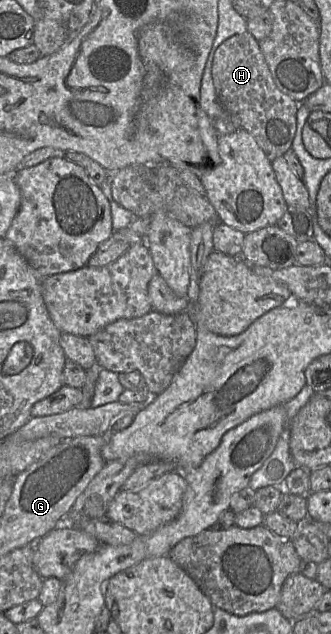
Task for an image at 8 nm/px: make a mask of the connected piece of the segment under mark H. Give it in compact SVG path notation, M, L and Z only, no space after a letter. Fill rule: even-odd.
M249 32L228 38L216 49L212 77L218 101L236 129L244 129L253 136L270 161L291 149L299 103L276 87L259 43Z

